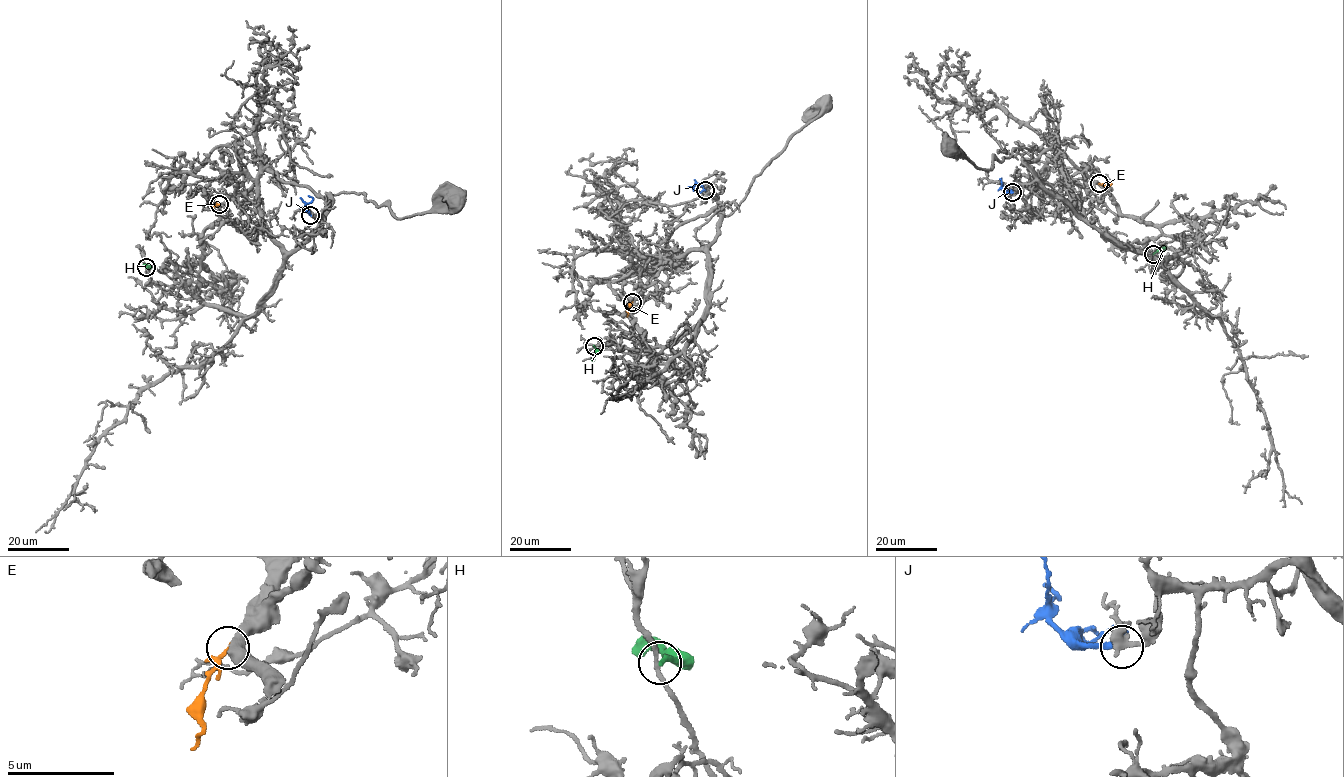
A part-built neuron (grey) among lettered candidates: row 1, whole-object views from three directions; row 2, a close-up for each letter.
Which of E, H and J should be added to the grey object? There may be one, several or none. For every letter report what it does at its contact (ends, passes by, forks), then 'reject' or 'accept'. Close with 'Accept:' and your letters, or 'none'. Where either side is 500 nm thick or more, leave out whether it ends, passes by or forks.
E: it passes by; reject
H: it ends there; reject
J: it passes by; accept
Accept: J

